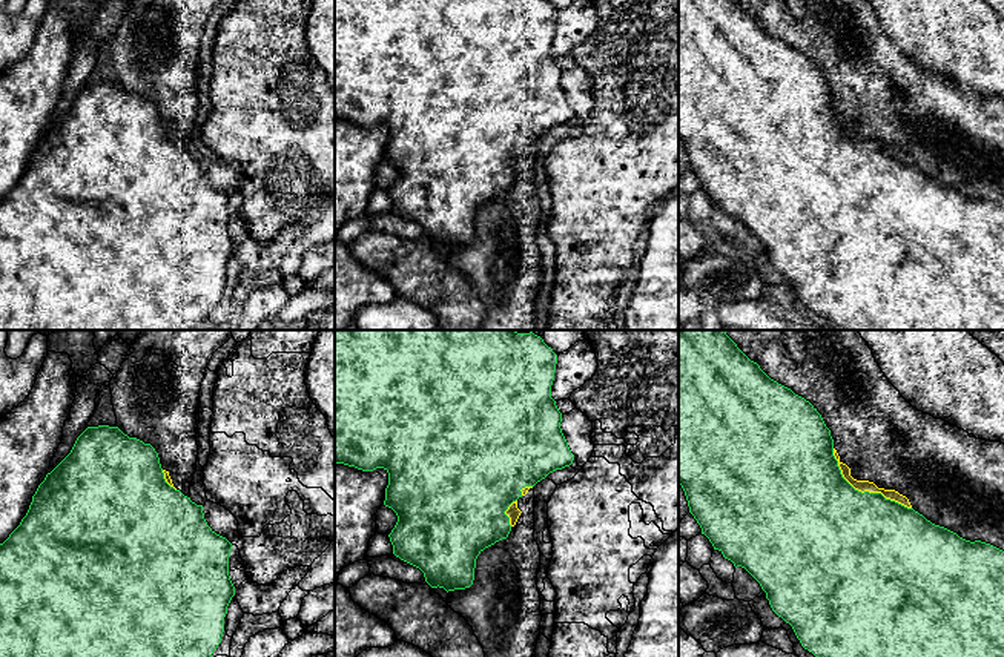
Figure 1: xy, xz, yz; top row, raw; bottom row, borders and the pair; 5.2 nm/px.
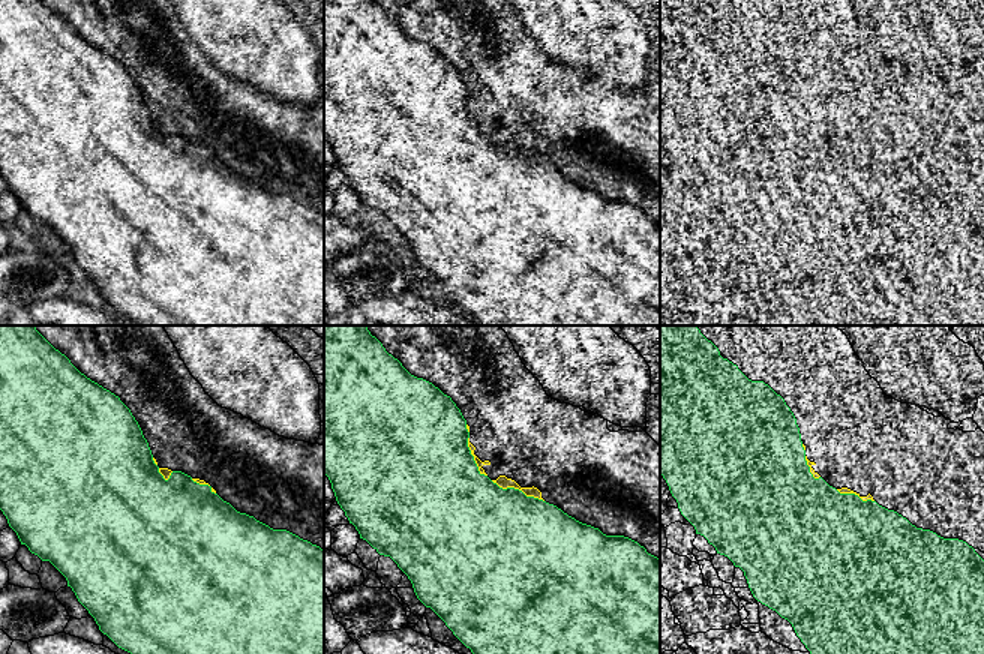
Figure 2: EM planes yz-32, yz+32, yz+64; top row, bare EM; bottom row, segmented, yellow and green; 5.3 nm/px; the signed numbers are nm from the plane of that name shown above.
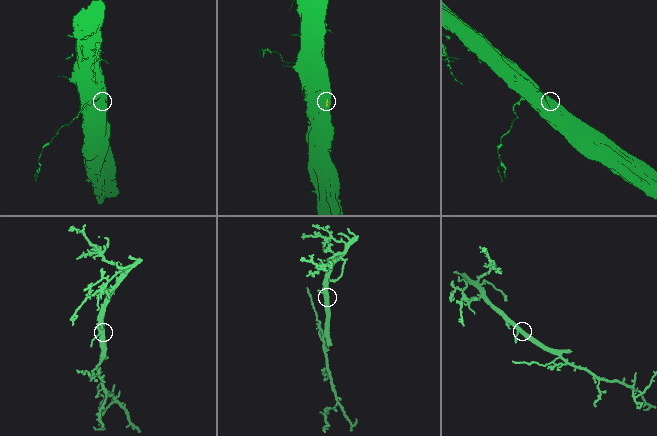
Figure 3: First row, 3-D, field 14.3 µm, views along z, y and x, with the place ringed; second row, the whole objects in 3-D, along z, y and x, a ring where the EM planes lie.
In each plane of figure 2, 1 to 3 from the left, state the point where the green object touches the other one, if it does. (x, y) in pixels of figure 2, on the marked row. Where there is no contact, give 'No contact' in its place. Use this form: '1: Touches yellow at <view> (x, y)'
1: Touches yellow at yz-32 (204, 483)
2: Touches yellow at yz+32 (518, 488)
3: Touches yellow at yz+64 (855, 494)

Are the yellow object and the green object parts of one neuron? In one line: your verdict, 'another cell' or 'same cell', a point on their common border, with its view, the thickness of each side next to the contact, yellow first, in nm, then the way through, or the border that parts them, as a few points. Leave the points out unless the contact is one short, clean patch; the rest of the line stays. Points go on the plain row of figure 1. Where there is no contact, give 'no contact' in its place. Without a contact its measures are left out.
same cell; contact yz (863, 148); calibres 60 and 500 nm

